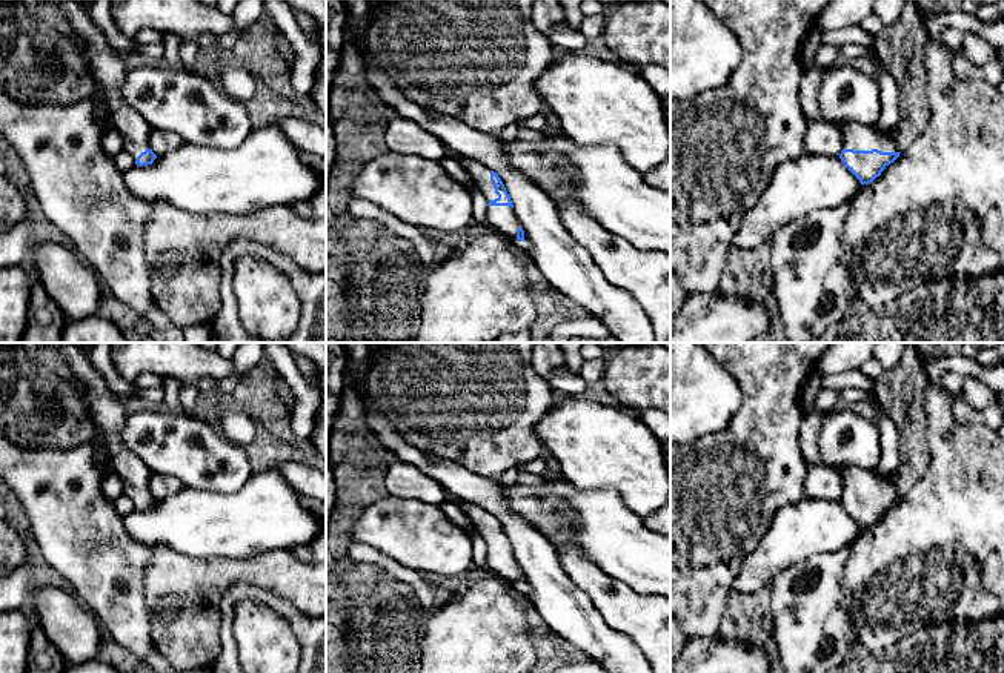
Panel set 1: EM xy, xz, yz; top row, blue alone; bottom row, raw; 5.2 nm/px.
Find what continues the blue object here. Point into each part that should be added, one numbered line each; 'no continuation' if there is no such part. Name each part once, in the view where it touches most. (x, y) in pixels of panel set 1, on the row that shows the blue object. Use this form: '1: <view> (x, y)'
1: xz (480, 174)

